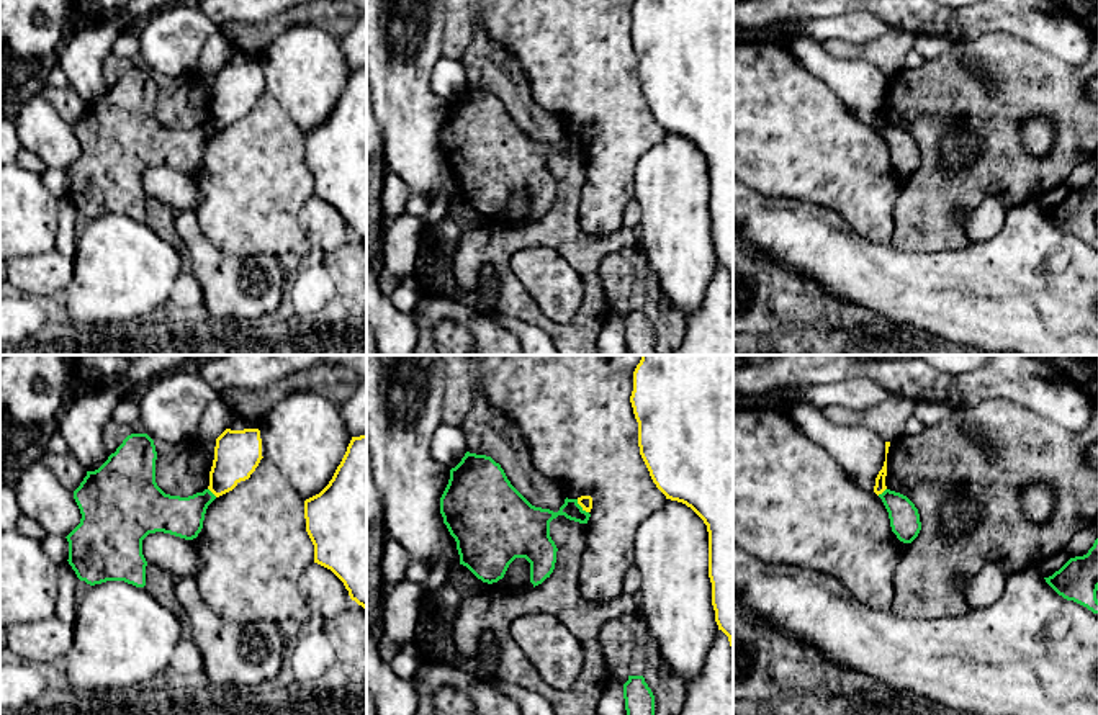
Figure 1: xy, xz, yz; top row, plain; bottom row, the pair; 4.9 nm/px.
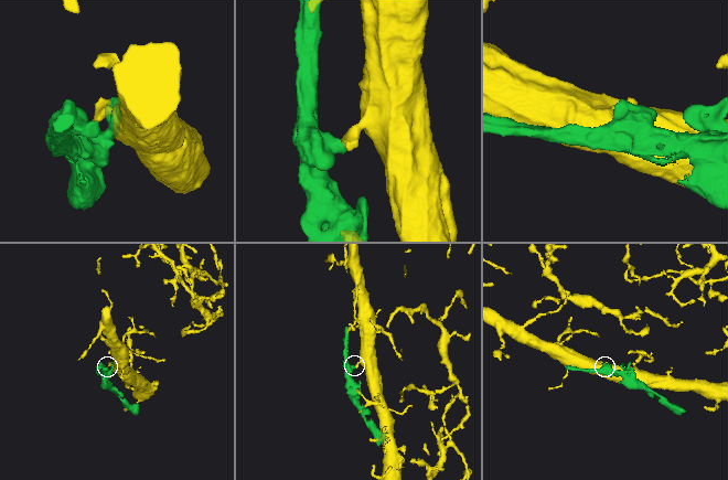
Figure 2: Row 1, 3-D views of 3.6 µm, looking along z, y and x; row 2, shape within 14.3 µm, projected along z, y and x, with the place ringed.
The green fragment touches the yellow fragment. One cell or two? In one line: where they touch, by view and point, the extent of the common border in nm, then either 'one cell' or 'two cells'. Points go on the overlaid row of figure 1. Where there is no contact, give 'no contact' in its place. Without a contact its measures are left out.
contact xz (580, 506); length 90 nm; two cells

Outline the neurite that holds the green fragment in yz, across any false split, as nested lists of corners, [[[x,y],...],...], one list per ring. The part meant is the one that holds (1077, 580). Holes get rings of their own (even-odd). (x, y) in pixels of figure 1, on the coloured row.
[[[1098,538],[1083,556],[1070,558],[1046,582],[1064,599],[1098,614]]]

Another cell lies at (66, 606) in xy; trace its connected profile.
[[[69,561],[57,566],[57,600],[54,615],[69,625],[74,625],[77,617],[77,582],[79,578]]]

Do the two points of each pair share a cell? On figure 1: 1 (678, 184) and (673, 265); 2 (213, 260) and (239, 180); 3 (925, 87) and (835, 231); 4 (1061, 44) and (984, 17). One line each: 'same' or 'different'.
1: same
2: different
3: different
4: same

